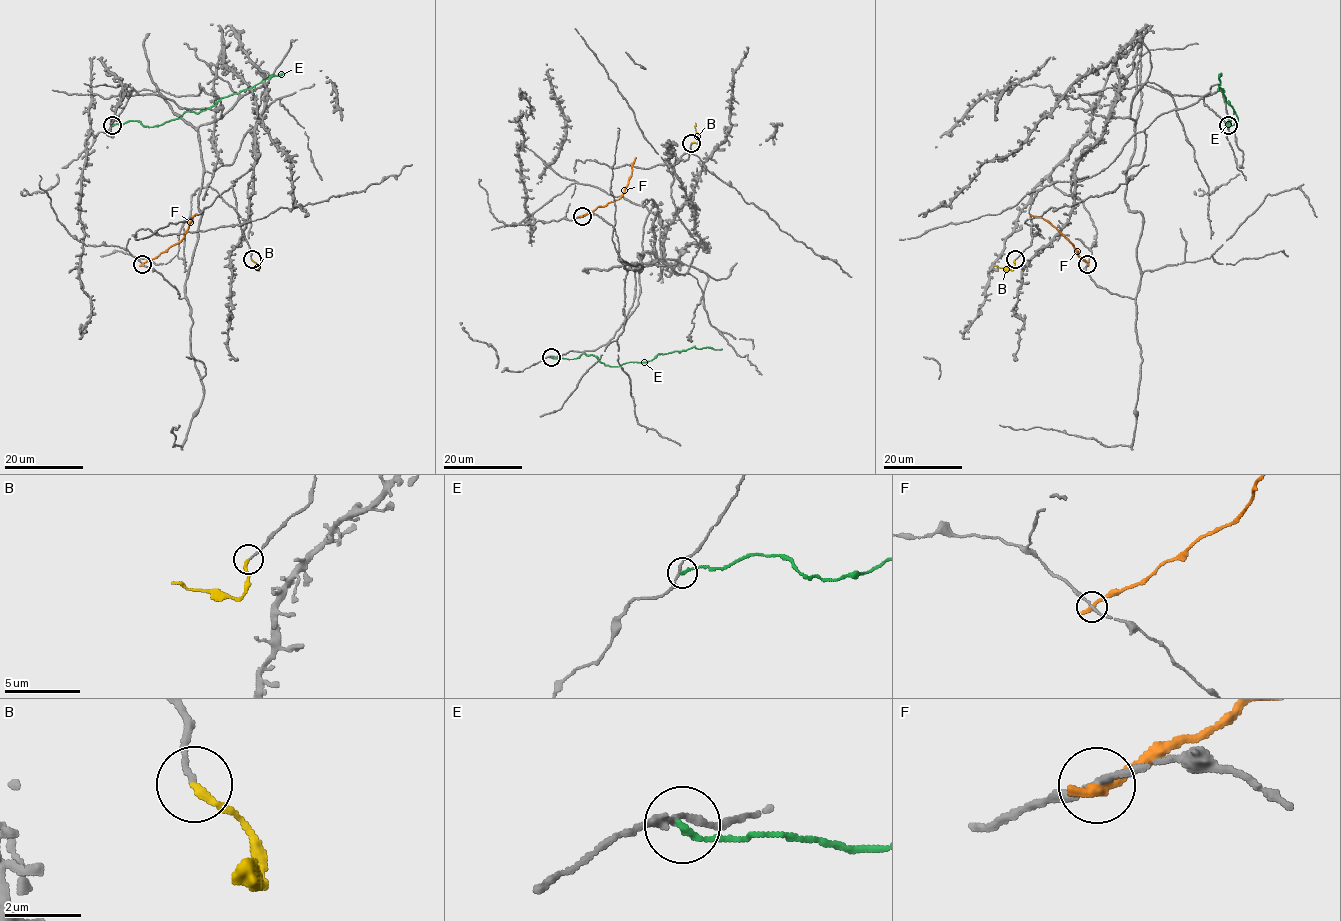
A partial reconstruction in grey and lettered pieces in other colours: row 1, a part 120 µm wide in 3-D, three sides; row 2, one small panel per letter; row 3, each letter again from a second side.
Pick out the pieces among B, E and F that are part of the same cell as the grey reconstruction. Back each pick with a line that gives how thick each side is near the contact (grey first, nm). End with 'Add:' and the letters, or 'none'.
B: Thickness 120 nm (grey) against 200 nm
Add: B

